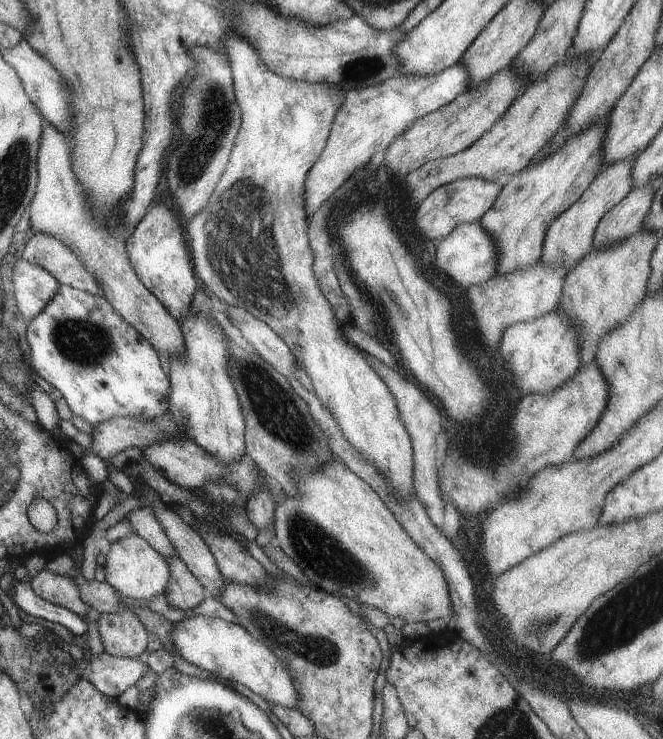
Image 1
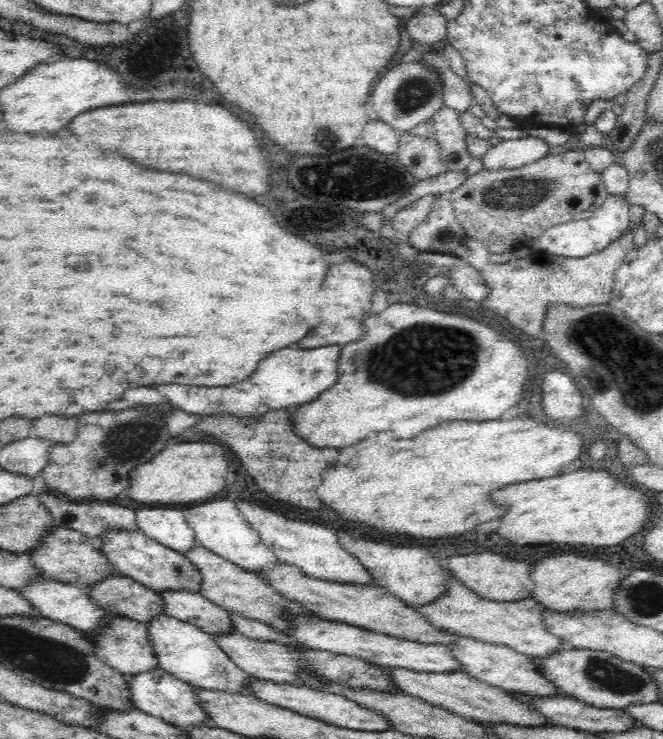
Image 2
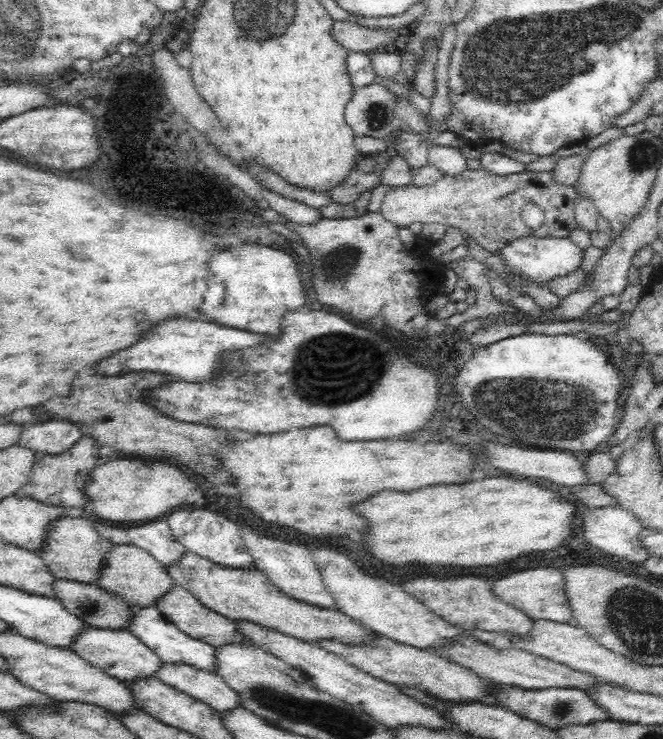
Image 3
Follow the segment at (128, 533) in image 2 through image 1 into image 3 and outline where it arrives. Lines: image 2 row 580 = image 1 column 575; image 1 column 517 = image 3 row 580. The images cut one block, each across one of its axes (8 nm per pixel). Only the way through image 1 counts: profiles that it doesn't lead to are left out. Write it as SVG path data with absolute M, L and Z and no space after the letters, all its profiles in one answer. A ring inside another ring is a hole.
M184 551L173 563L164 566L164 569L174 585L189 590L198 599L198 602L207 606L208 609L213 610L216 614L221 614L228 619L242 619L258 623L266 628L302 639L303 642L313 645L317 644L317 640L329 638L338 639L339 642L344 643L365 643L369 641L372 634L370 629L354 622L341 611L334 608L323 609L318 606L312 606L288 596L279 588L276 588L256 567L225 567L202 558L193 552Z

